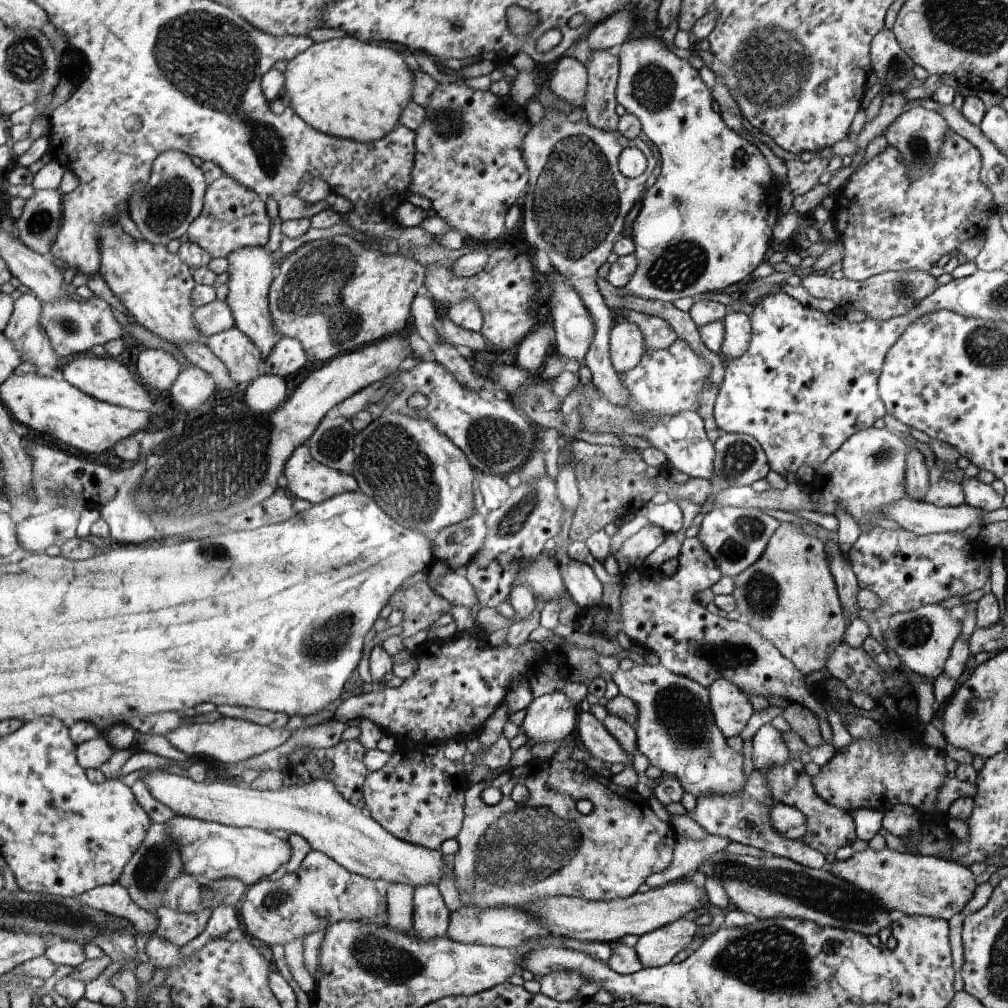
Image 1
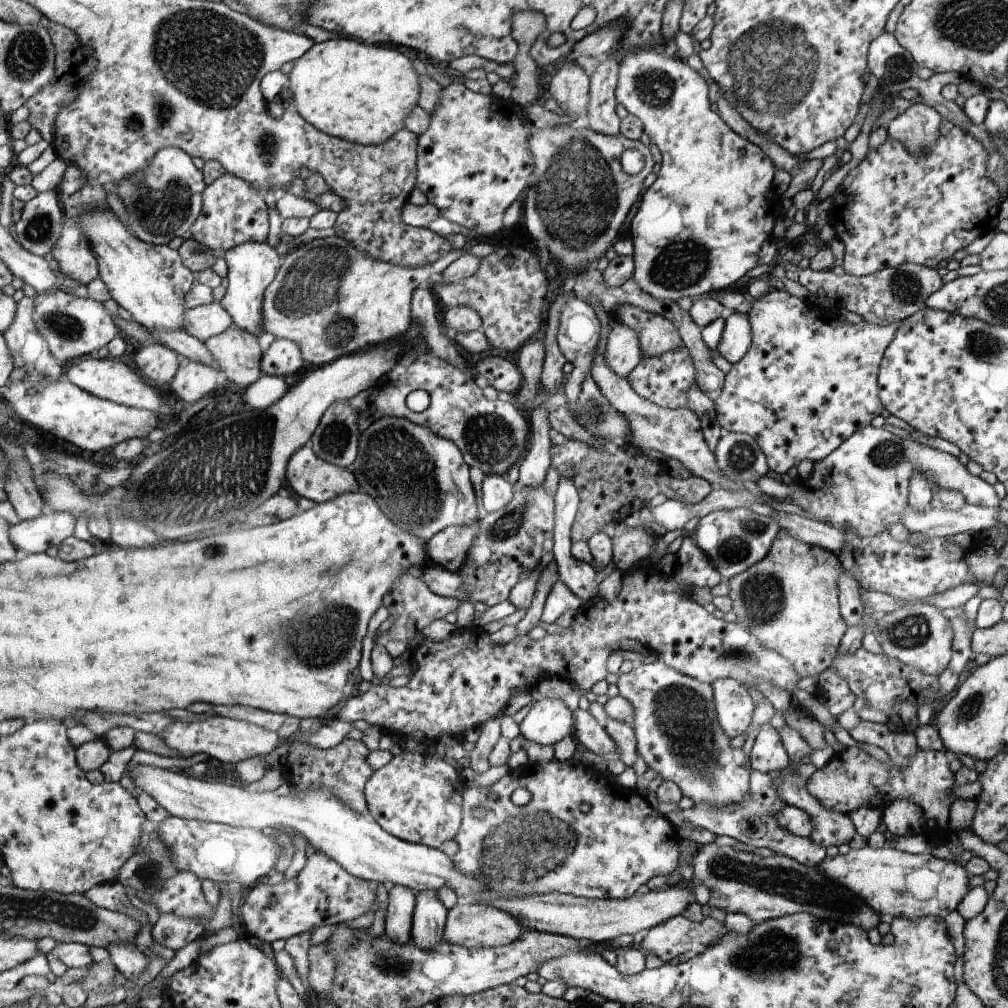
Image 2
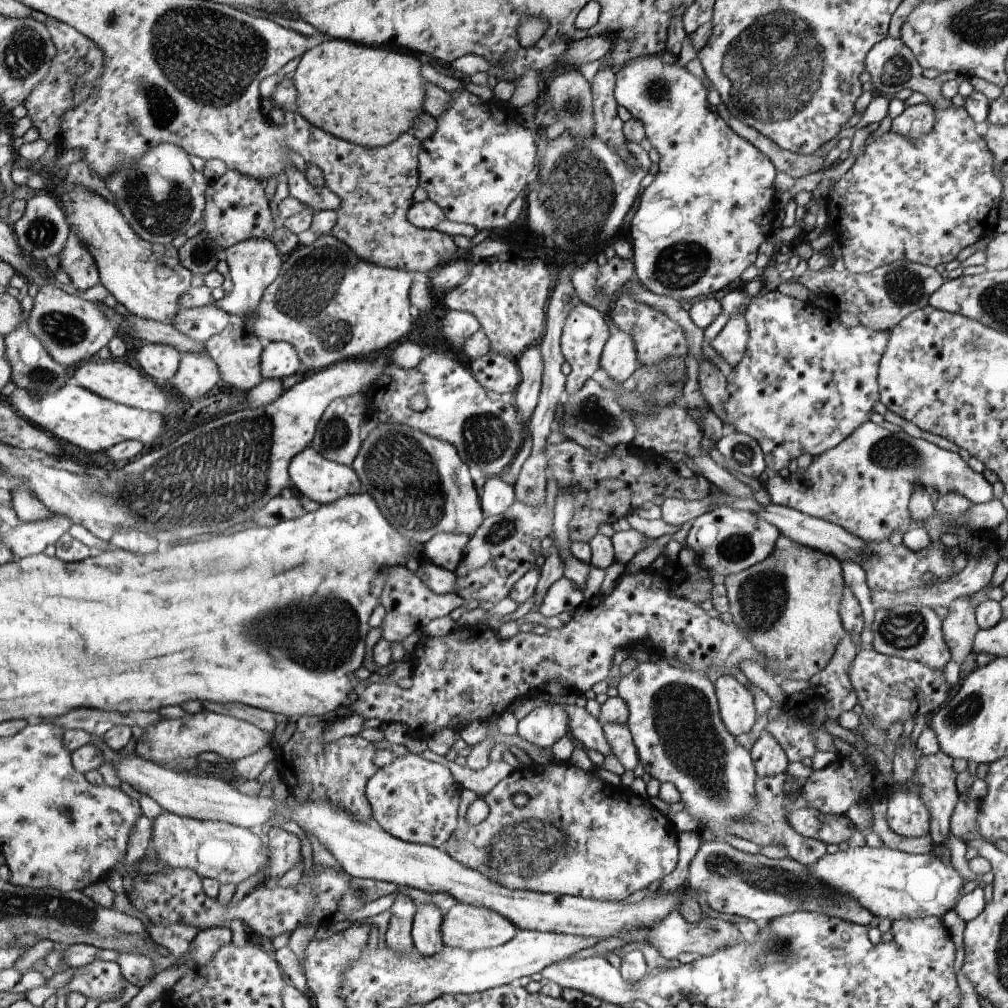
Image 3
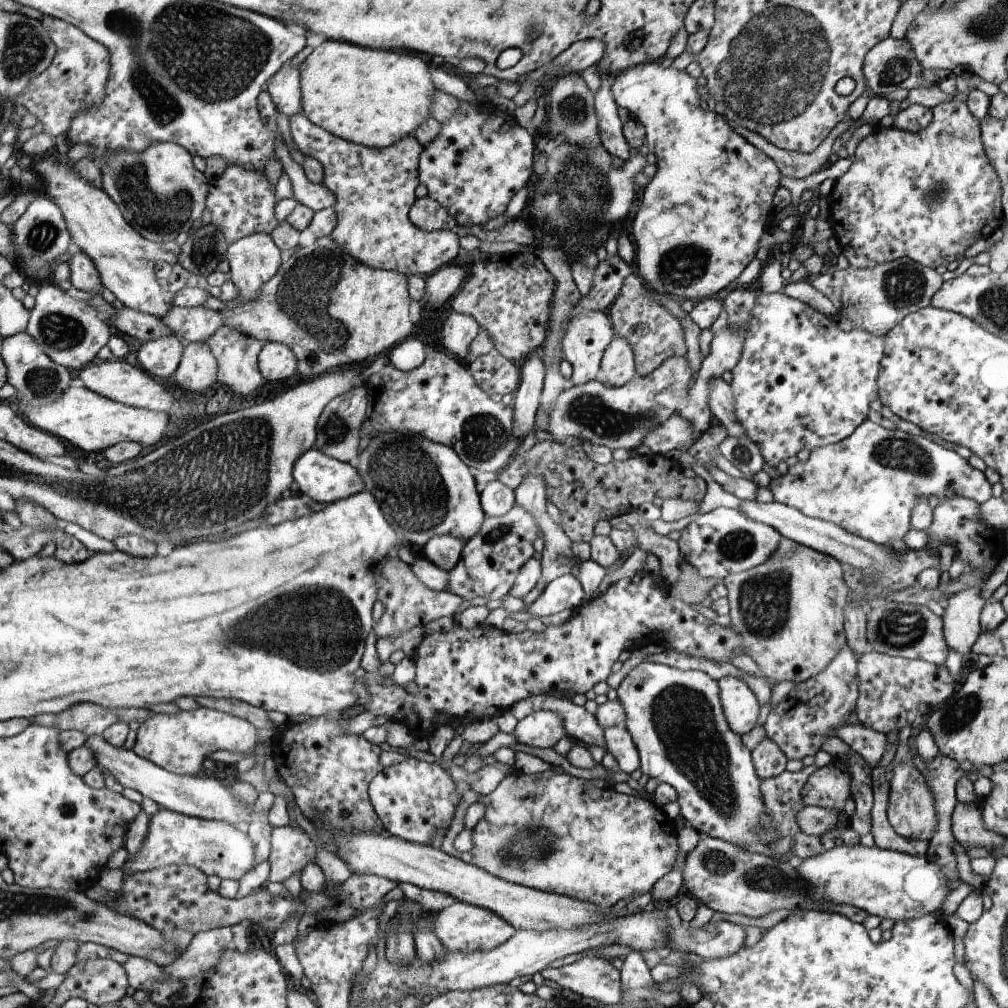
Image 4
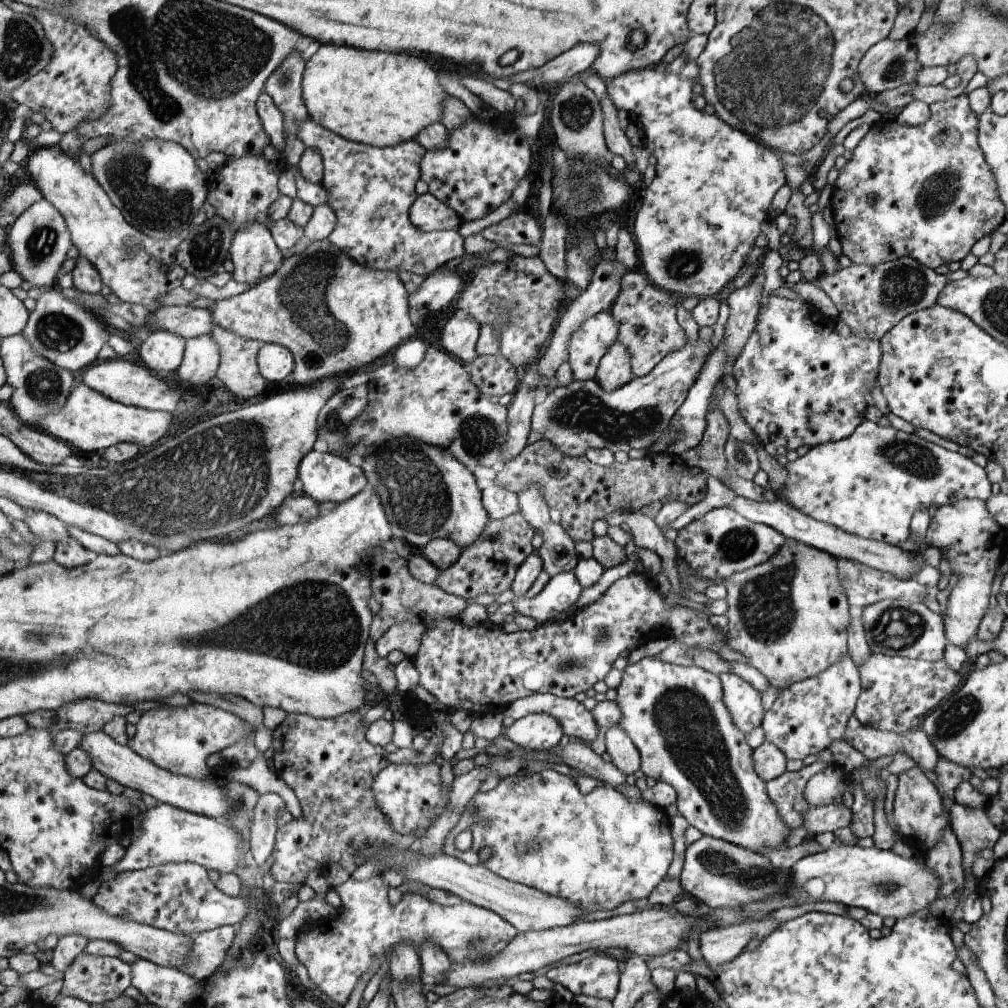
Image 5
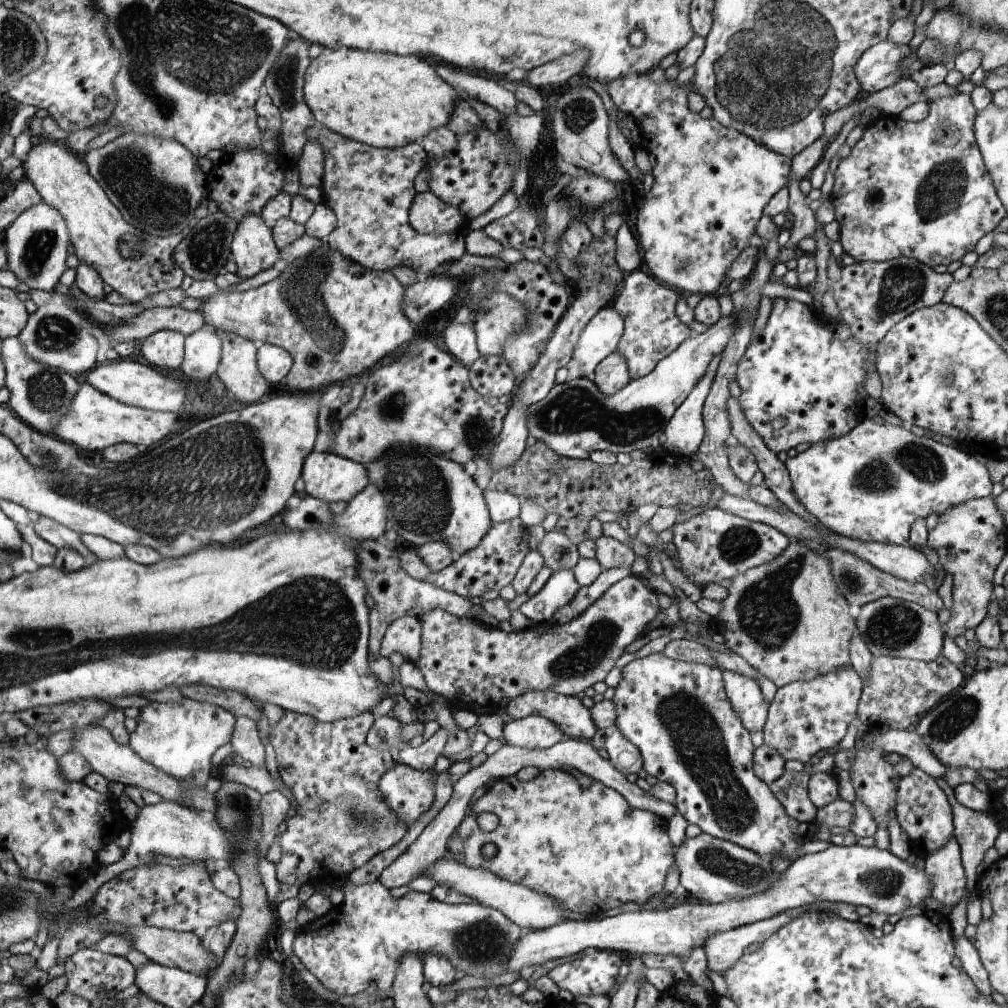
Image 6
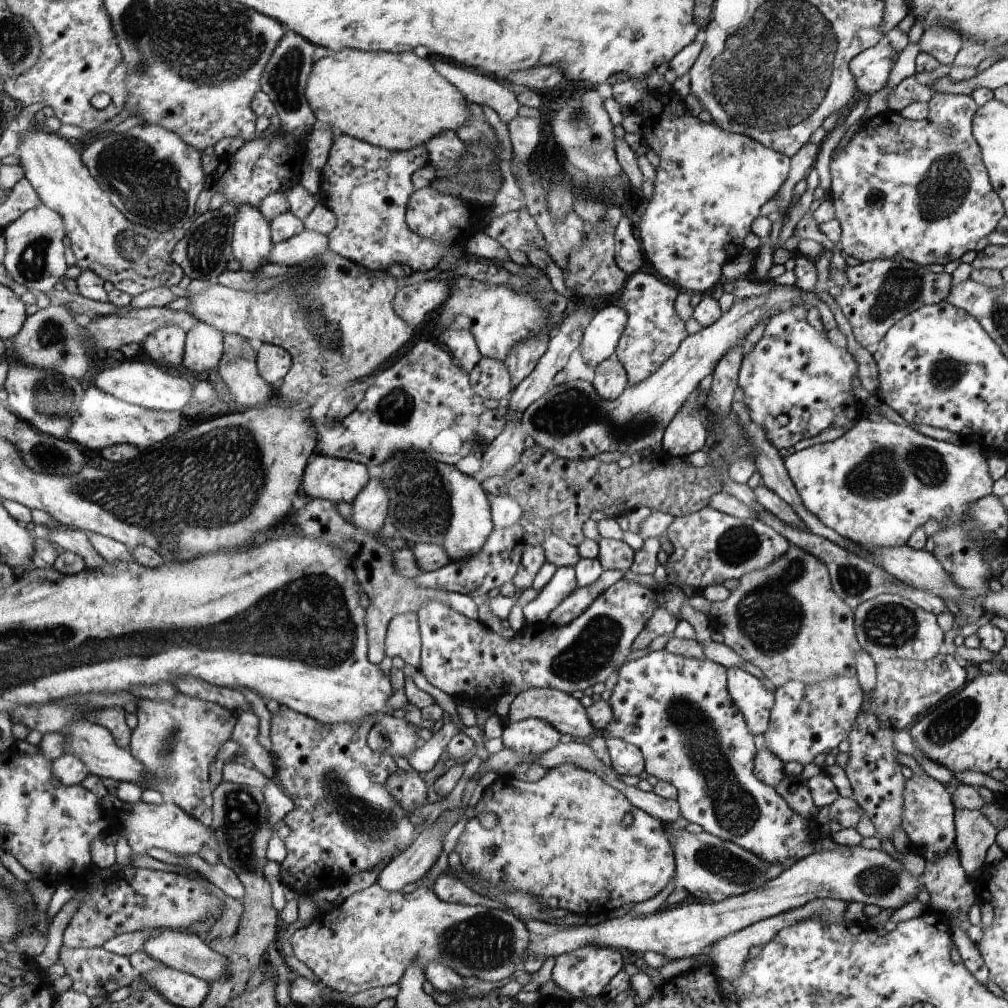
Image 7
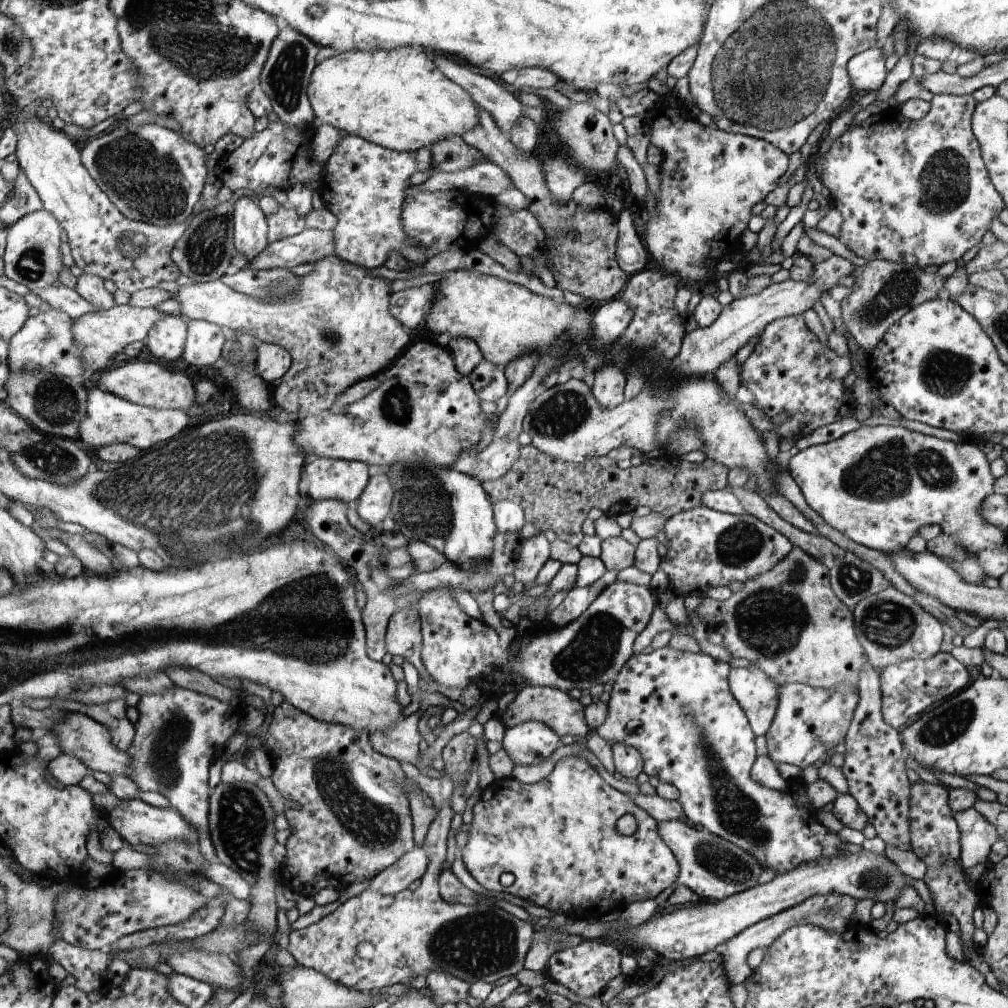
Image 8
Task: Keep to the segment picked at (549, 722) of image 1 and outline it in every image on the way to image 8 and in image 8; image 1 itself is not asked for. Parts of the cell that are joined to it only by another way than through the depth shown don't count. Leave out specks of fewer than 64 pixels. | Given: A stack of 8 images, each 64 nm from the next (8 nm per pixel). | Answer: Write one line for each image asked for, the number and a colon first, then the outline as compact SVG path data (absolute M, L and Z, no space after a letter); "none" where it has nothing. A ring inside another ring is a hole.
2: M559 696L535 702L529 716L519 726L523 738L551 746L557 746L567 736L573 736L575 728L577 728L577 716Z
3: M543 704L519 722L519 736L537 748L555 748L559 740L571 734L571 716L561 704Z
4: M541 710L521 720L515 728L515 738L521 744L539 746L539 748L555 748L563 736L567 736L565 716L553 710Z
5: M529 714L523 720L515 720L511 728L505 728L505 736L525 750L551 750L563 742L565 728L553 714Z
6: M529 716L523 720L513 720L505 726L505 742L517 748L551 748L563 740L565 732L557 722L547 716Z
7: M529 718L515 724L507 722L503 734L505 748L513 748L521 754L531 754L531 756L557 748L559 740L561 732L553 724L541 718Z
8: M527 722L515 728L507 728L503 748L511 754L515 764L541 764L561 744L561 734L543 722Z

